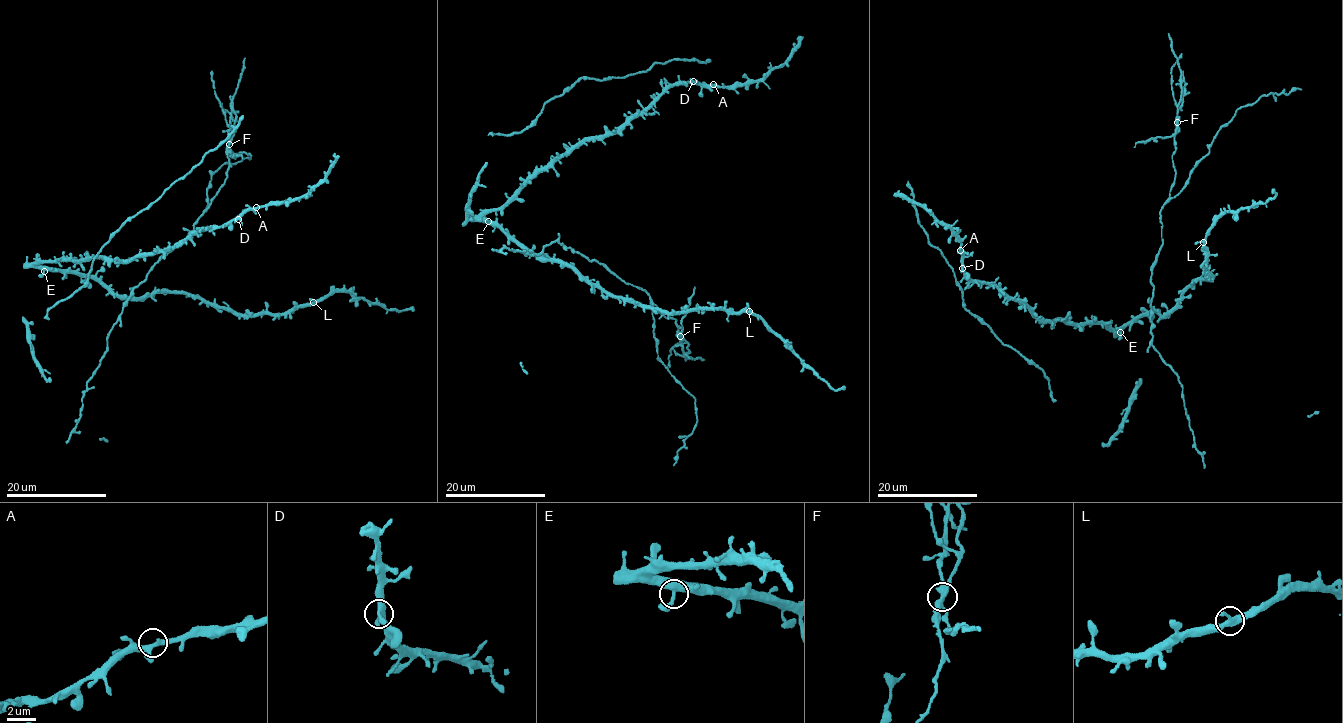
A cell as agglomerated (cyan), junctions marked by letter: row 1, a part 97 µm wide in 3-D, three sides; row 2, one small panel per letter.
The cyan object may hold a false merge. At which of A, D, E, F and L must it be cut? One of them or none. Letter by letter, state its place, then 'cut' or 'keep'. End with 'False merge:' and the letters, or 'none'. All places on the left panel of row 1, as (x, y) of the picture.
A: (256, 207) | keep
D: (238, 219) | keep
E: (44, 271) | keep
F: (229, 144) | cut
L: (313, 302) | keep
False merge: F

